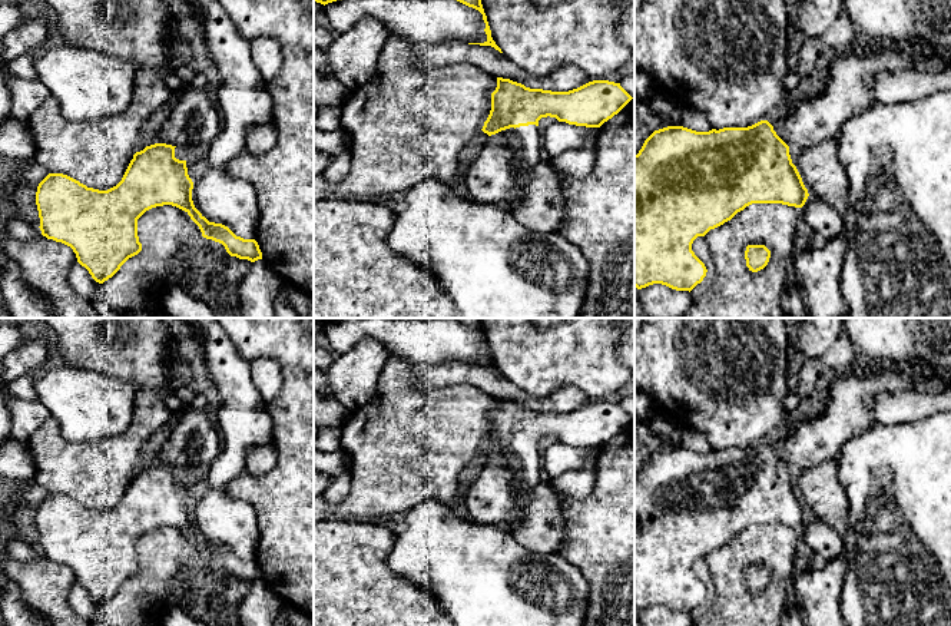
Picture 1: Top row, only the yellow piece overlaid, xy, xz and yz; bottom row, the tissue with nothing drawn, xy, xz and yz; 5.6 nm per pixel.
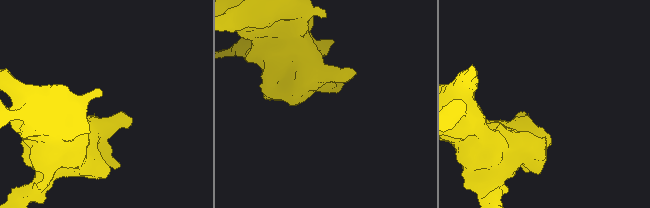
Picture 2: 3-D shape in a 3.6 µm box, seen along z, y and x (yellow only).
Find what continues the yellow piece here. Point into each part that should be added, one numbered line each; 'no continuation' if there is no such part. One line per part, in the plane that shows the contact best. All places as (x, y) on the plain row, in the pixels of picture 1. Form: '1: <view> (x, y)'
1: xz (497, 497)

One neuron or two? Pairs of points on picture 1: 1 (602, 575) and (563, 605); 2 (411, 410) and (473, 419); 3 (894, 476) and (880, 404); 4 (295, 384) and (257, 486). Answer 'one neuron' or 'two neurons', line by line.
1: two neurons
2: one neuron
3: two neurons
4: one neuron

